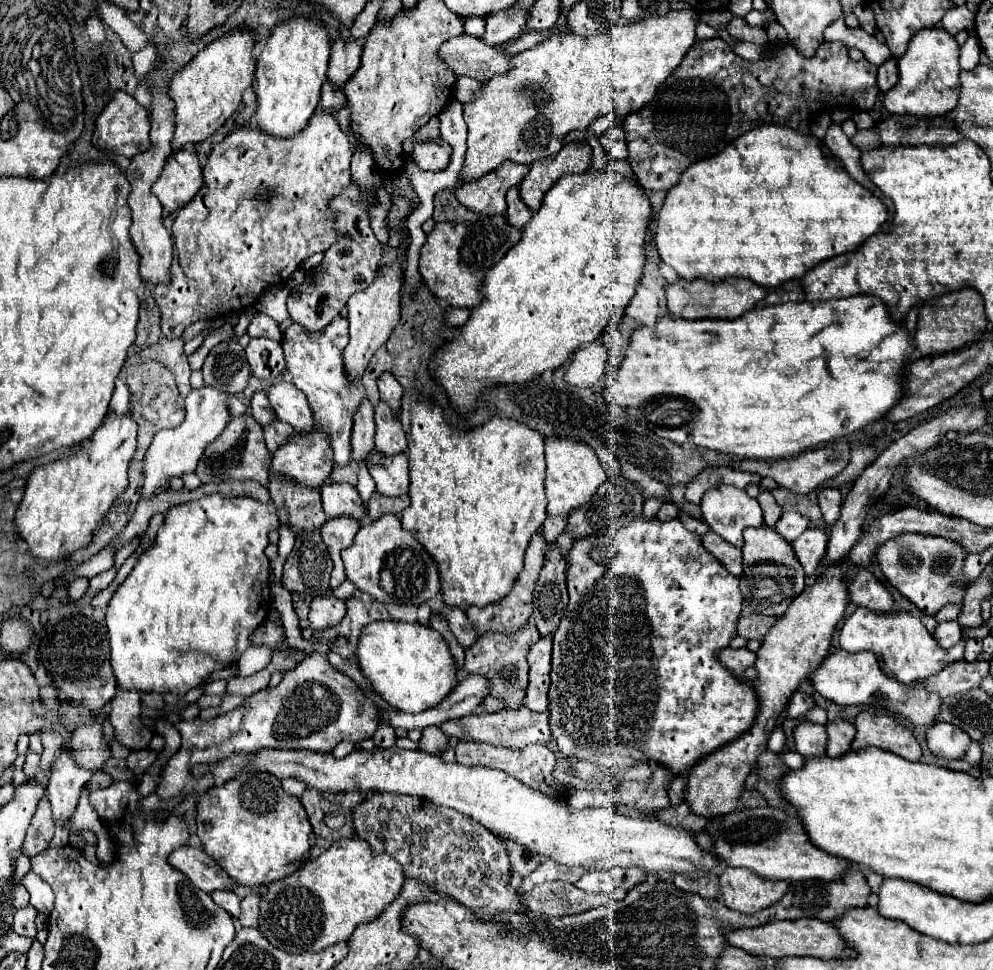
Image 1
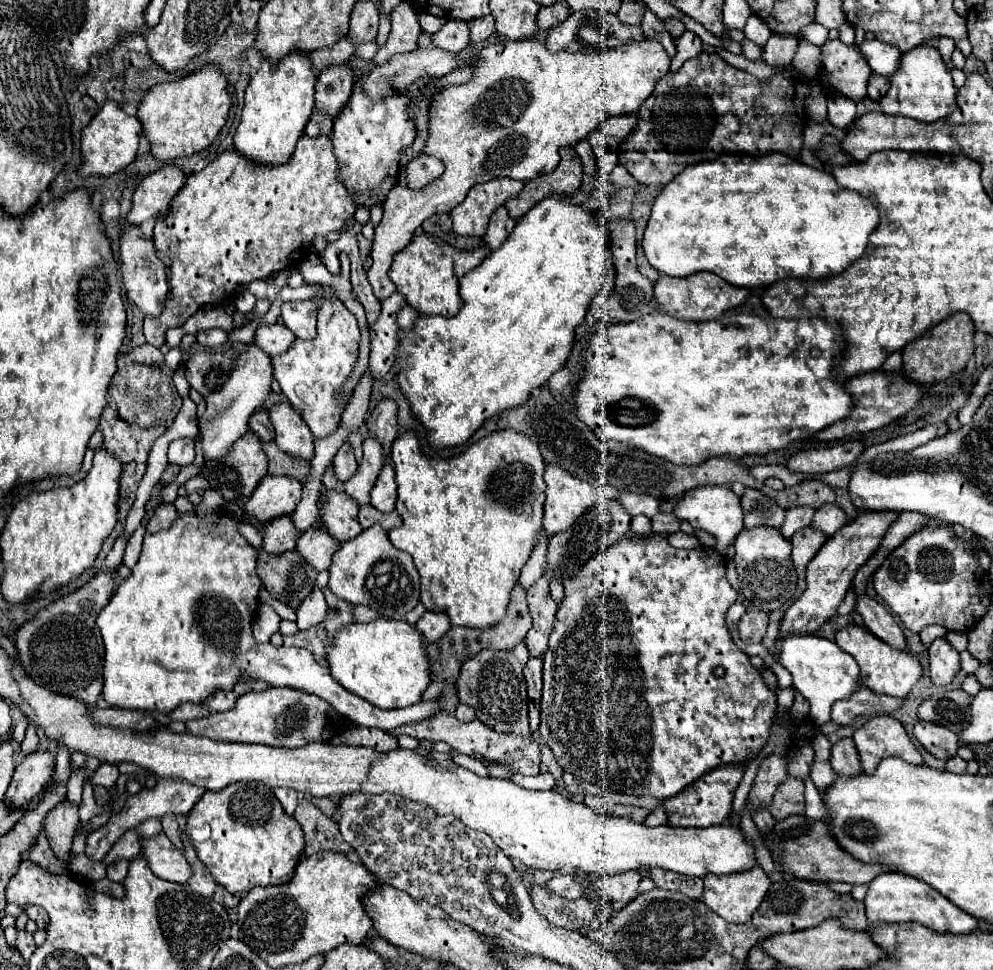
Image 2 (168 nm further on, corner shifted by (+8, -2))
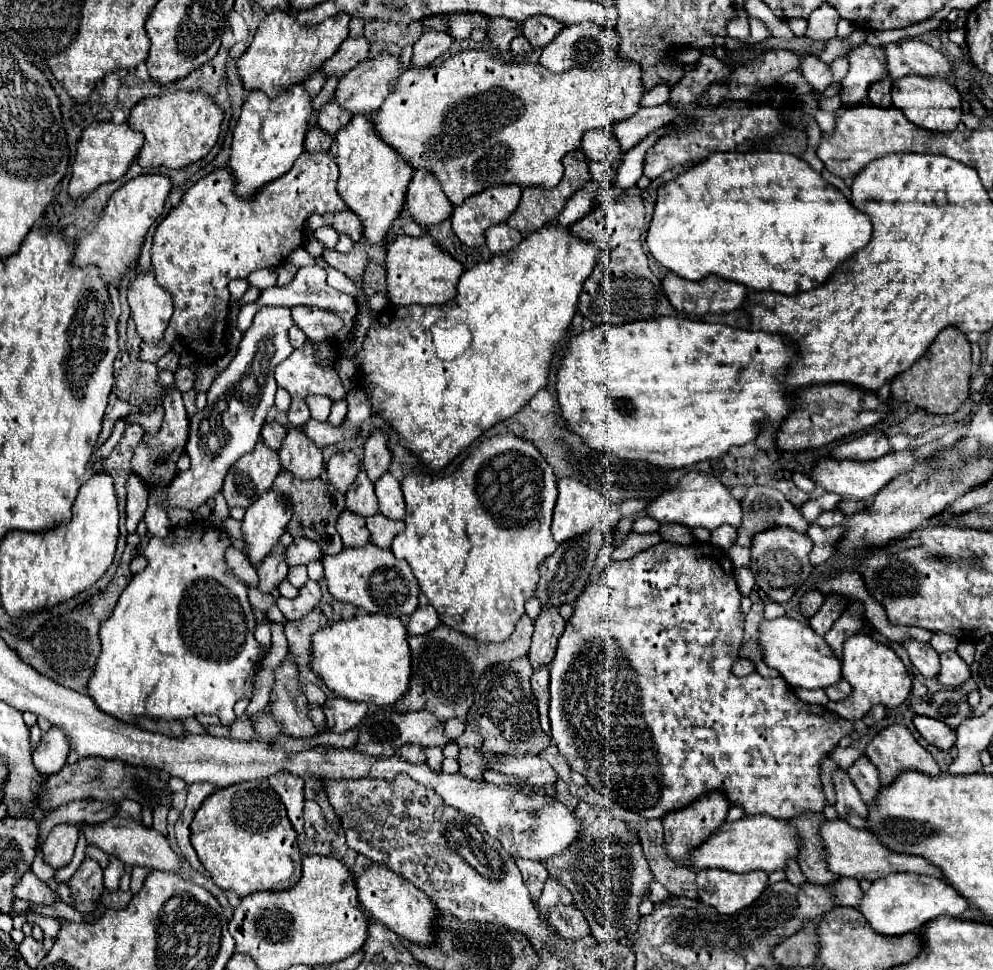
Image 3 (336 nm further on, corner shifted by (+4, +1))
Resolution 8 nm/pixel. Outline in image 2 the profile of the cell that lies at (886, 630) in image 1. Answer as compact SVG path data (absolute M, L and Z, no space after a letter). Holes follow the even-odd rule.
M847 625L845 629L841 629L835 637L835 643L849 655L855 657L861 673L859 673L859 681L861 685L865 685L867 689L871 689L877 695L891 695L891 697L905 697L911 687L917 683L917 679L921 677L921 663L919 659L909 653L909 651L895 651L893 647L889 647L887 643L883 643L881 639L877 639L873 633L865 631L859 625Z

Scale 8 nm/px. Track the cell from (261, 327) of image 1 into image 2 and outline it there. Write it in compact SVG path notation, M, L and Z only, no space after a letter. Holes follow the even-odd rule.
M279 323L261 325L255 331L255 343L271 357L275 357L285 353L295 343L295 335L285 325L279 325Z

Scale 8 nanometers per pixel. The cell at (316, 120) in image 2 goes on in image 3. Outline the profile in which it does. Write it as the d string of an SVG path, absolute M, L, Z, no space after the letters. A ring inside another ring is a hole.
M317 126L311 128L307 132L307 138L305 138L305 148L309 152L317 152L317 150L329 150L329 146L333 144L333 136L327 134L325 130L319 130Z

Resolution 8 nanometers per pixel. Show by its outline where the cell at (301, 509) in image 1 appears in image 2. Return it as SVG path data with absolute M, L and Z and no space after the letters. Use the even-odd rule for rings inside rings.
M289 517L273 519L263 531L263 549L271 555L283 555L295 549L297 537L299 533Z

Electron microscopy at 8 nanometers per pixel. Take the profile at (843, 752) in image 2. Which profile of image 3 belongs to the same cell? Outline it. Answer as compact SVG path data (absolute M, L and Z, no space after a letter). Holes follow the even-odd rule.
M861 756L853 762L853 766L847 770L849 778L853 780L855 788L859 790L861 798L865 804L873 804L879 788L881 788L881 782L879 782L879 776L877 776L877 768L871 764L871 760L867 756Z

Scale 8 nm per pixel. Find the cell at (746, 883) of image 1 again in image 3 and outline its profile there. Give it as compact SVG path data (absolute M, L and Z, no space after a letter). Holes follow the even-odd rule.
M699 870L699 898L713 906L719 914L735 914L753 904L767 888L767 872L735 874L729 870Z

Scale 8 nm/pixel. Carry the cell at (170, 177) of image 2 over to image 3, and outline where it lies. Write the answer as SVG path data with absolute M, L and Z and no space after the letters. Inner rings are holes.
M145 174L129 180L125 186L121 186L107 202L103 216L97 222L97 228L77 240L77 250L73 256L73 264L87 266L87 264L99 264L101 276L107 284L119 286L121 276L133 268L133 264L139 258L141 244L145 240L145 234L149 226L161 216L163 204L169 198L169 192L173 188L171 178L161 174Z

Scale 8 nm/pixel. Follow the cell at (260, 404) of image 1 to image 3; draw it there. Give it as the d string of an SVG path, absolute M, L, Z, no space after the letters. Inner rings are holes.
M265 422L263 430L261 430L261 438L263 442L271 448L271 450L279 450L281 442L285 440L285 434L287 434L287 428L281 426L279 422Z

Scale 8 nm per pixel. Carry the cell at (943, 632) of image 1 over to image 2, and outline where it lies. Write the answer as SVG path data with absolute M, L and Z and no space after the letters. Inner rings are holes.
M935 639L929 647L929 677L935 685L947 685L959 673L959 653L945 641Z

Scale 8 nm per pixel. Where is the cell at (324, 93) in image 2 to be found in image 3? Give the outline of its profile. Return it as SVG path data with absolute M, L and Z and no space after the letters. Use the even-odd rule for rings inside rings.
M331 96L317 114L319 128L329 132L331 136L335 136L335 132L339 128L343 128L343 124L347 124L347 120L351 120L351 114L345 108L339 108L339 104L335 104L335 96Z

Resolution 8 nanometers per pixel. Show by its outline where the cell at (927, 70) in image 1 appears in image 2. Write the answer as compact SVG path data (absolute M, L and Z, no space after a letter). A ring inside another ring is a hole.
M915 47L903 53L903 63L899 71L891 77L891 87L887 95L879 101L883 113L903 115L925 123L935 123L951 115L957 107L957 89L953 85L951 73L947 71L939 51L935 47Z

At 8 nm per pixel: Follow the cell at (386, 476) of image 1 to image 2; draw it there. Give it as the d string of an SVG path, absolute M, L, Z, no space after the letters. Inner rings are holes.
M385 465L371 489L371 505L383 513L391 513L397 501L397 483L393 465Z

